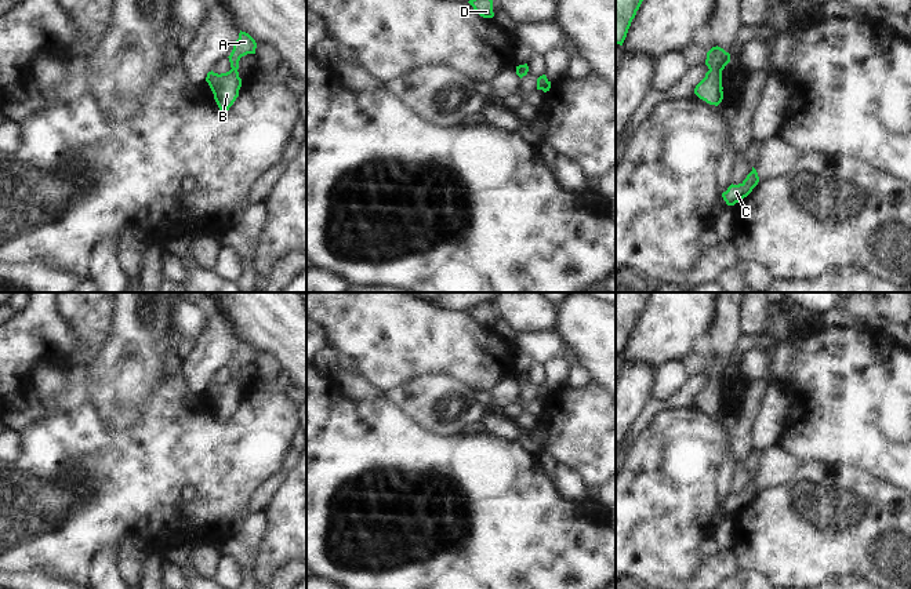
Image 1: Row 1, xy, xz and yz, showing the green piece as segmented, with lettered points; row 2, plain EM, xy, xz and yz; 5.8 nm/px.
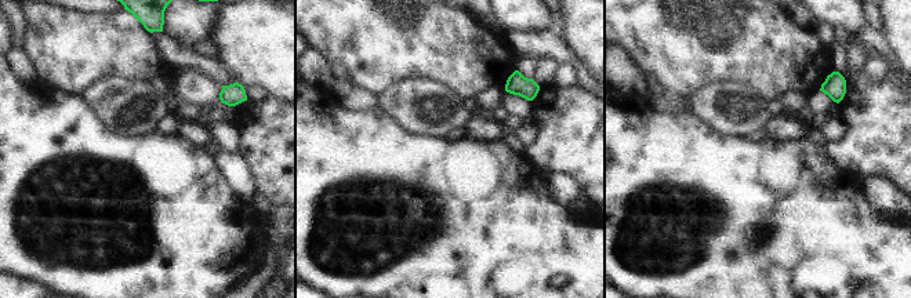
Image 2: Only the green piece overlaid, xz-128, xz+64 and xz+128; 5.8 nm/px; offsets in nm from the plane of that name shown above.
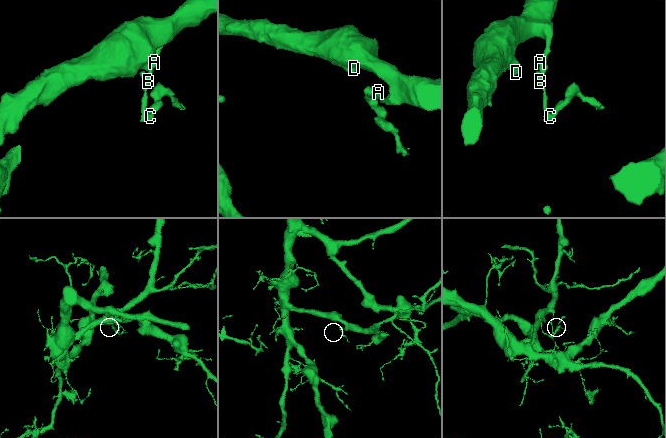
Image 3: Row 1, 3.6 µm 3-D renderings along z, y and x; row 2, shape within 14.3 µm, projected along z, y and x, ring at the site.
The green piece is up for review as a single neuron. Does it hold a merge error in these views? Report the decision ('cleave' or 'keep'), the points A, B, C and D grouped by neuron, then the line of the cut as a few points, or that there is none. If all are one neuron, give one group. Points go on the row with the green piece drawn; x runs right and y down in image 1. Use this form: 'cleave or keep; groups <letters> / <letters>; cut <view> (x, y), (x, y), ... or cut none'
keep; groups A B C D; cut none

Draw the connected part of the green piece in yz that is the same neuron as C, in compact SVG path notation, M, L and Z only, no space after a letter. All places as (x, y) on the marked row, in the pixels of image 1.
M752 167L752 171L747 175L747 178L738 185L730 185L726 192L722 193L723 200L727 206L734 206L747 197L752 189L758 185L759 177L756 170Z

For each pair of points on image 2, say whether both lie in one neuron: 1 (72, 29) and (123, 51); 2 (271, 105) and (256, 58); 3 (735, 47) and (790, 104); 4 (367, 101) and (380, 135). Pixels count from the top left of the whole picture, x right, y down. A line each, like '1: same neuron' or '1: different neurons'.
1: same neuron
2: different neurons
3: different neurons
4: different neurons

